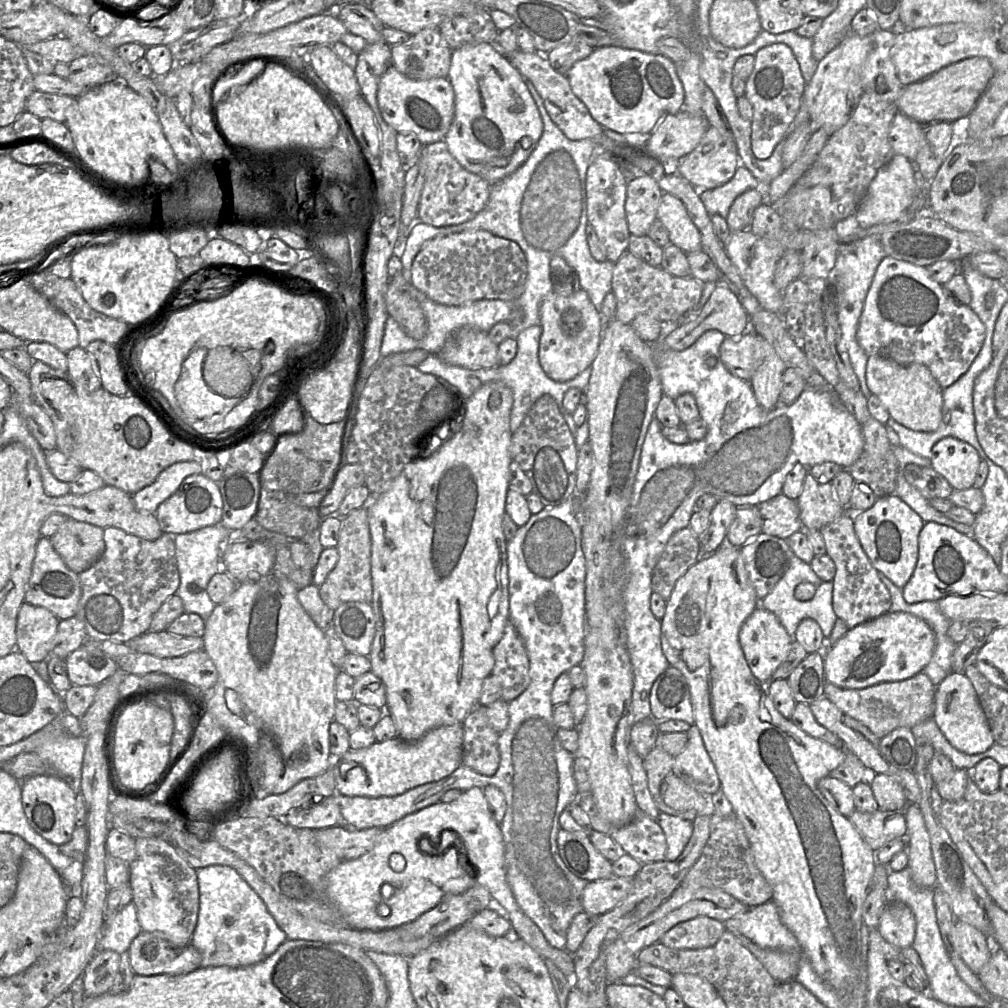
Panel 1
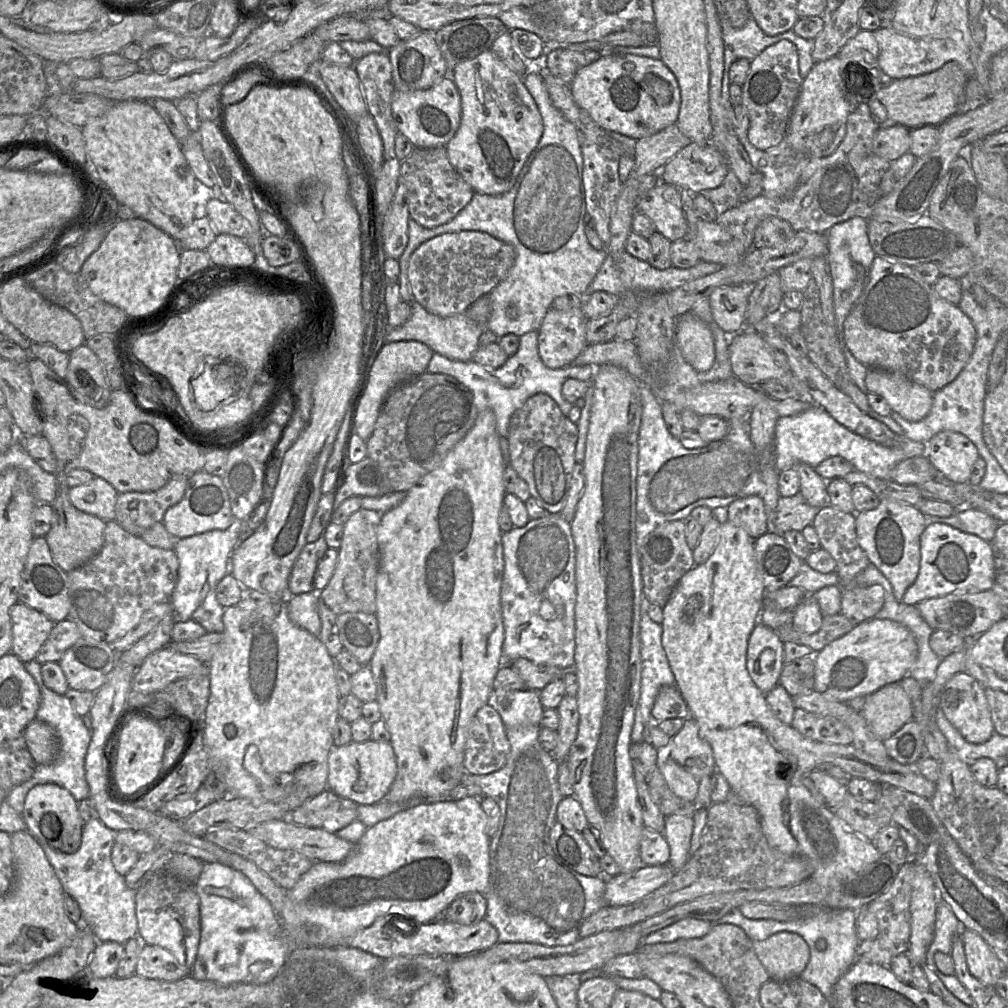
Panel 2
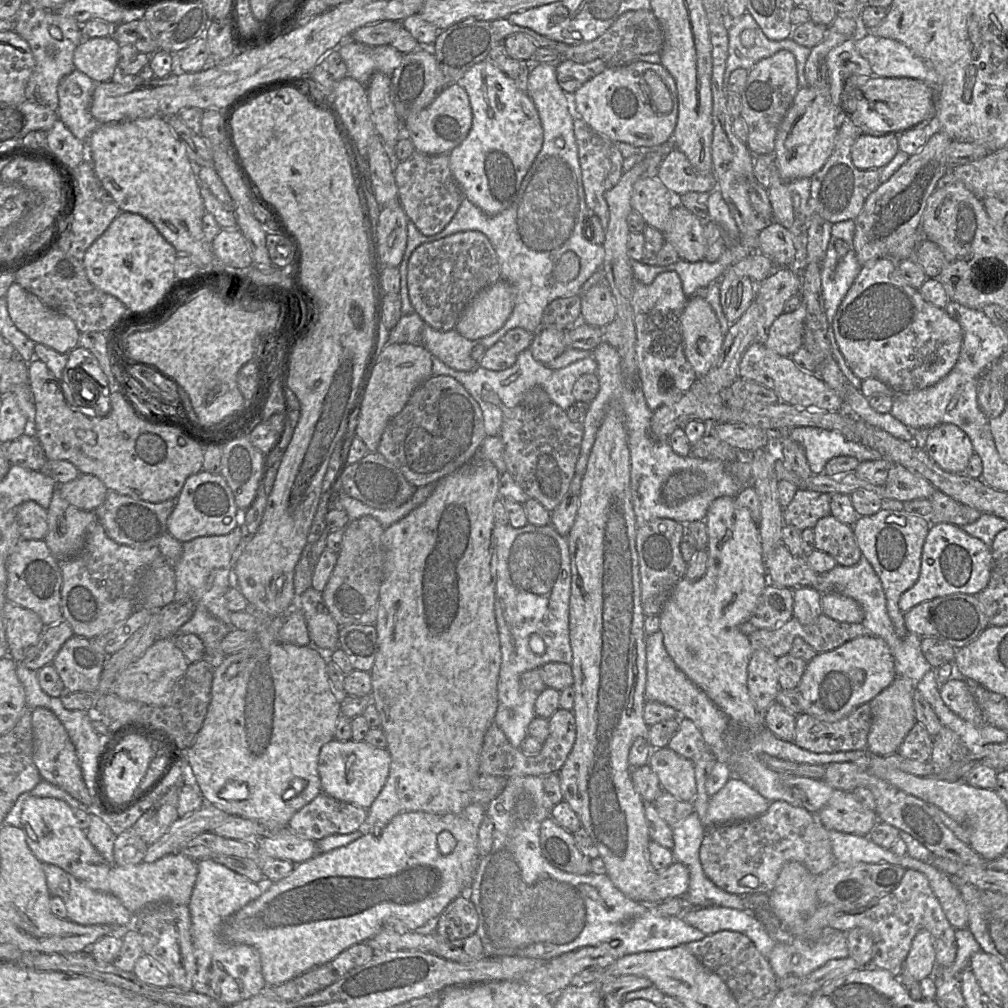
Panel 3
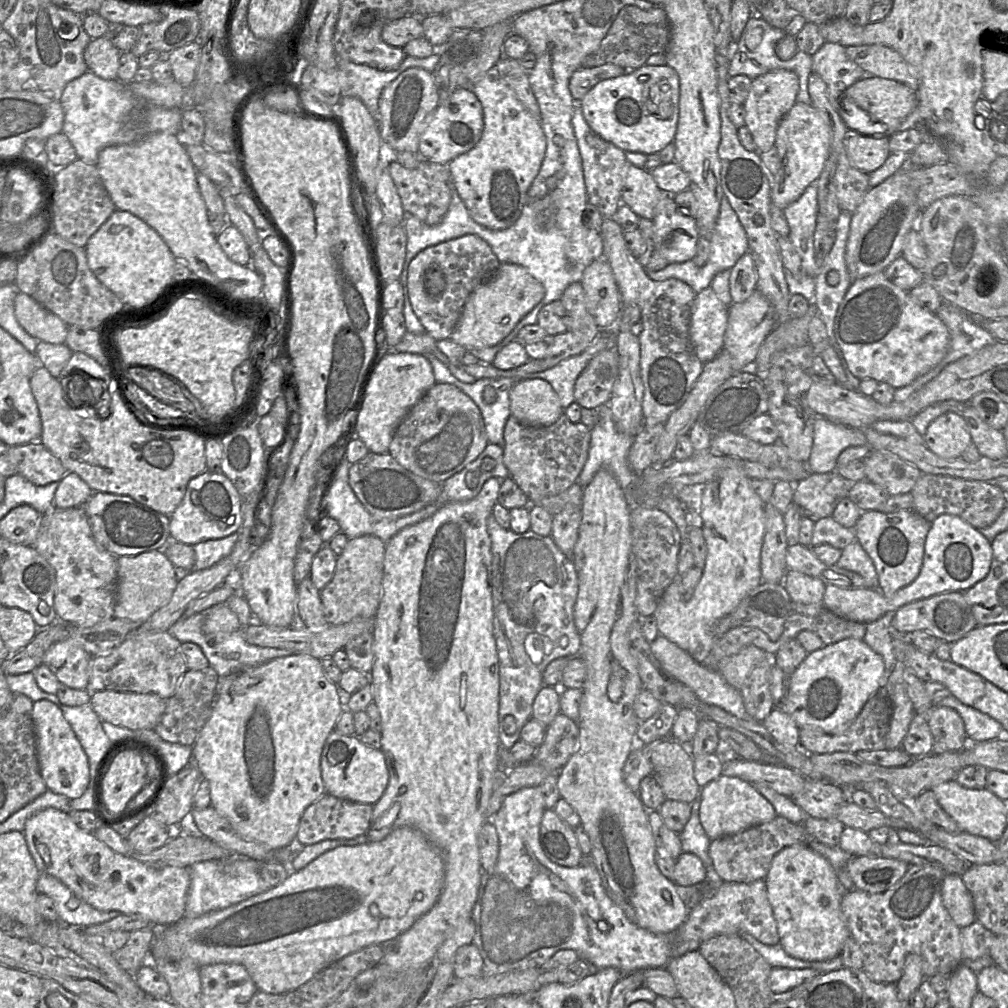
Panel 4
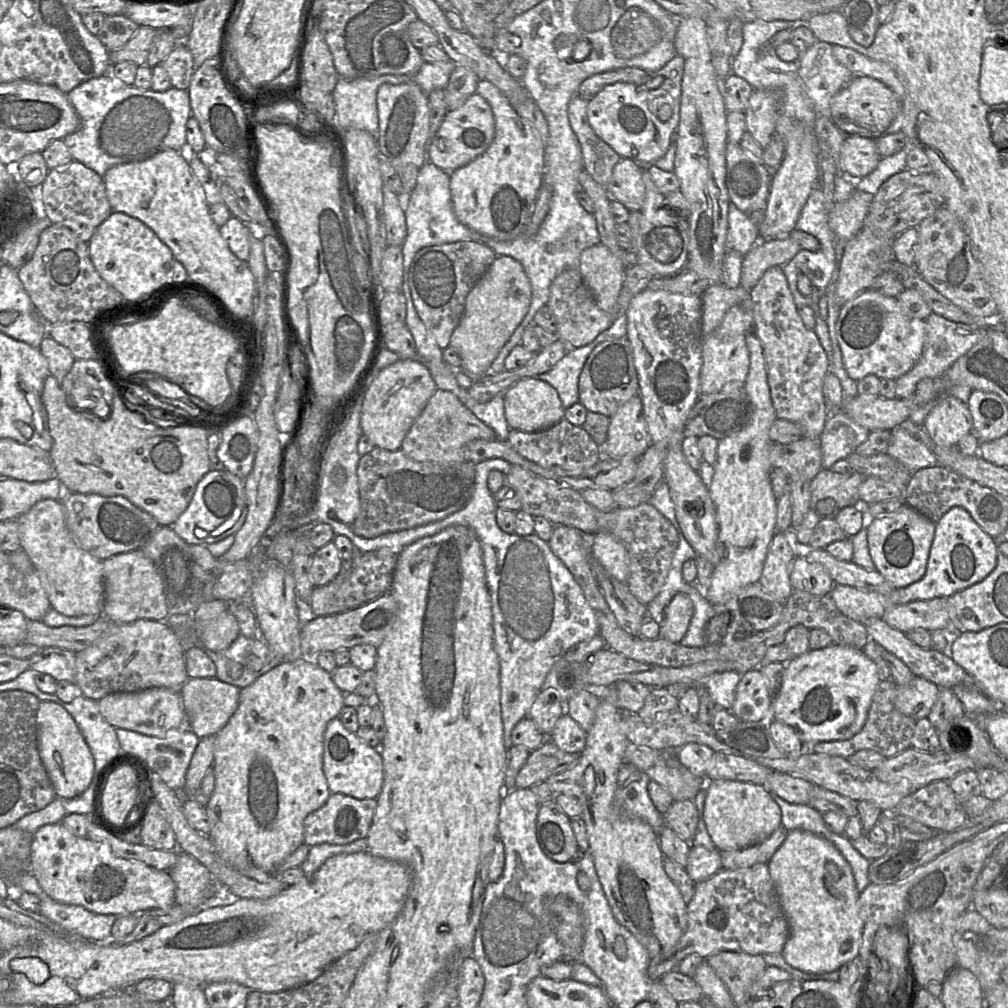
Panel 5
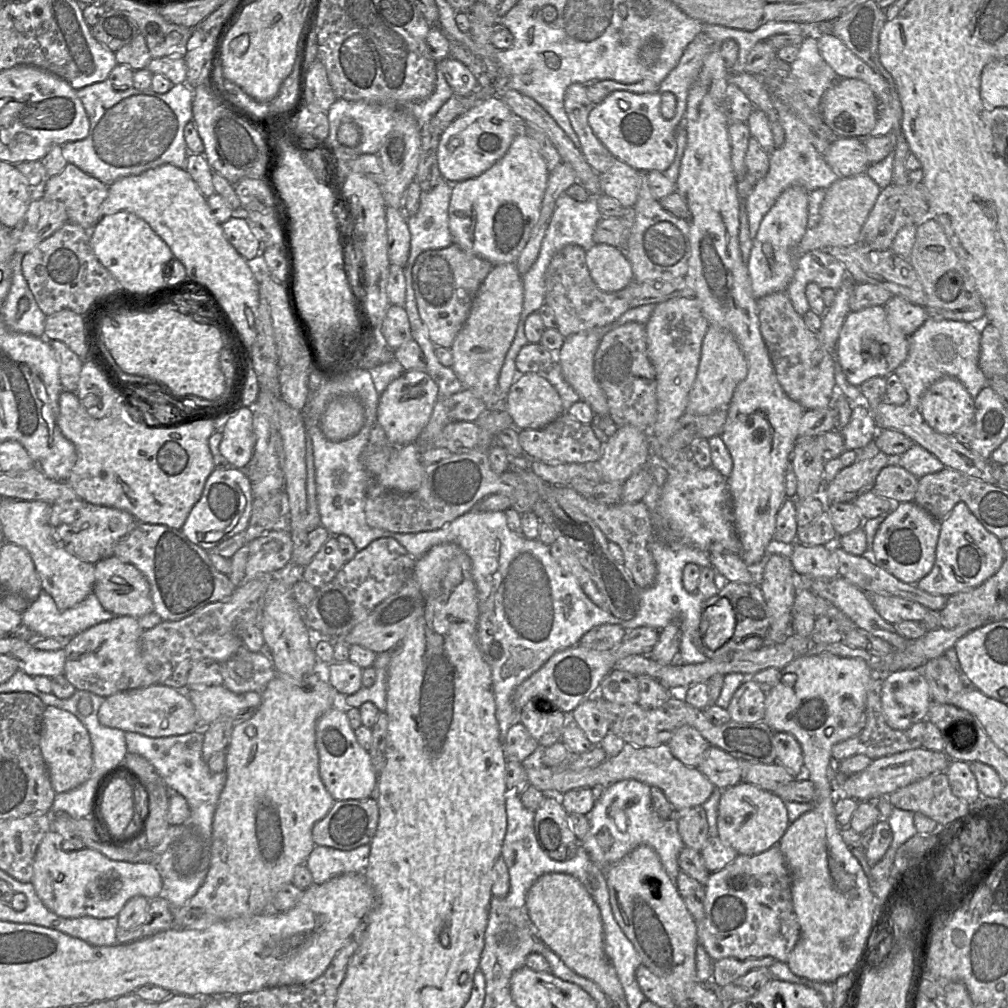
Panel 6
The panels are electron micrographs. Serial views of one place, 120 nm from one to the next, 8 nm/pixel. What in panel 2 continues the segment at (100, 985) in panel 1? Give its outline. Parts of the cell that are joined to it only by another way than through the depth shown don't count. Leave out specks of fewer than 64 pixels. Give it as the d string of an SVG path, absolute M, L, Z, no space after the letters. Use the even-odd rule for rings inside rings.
M114 941L99 942L90 958L87 971L95 978L115 976L124 955L124 944Z

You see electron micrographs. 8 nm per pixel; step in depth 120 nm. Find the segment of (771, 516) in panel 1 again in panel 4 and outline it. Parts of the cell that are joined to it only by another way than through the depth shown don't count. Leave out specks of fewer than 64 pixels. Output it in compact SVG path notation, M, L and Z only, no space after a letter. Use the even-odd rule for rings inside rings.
M835 470L824 474L812 473L794 487L793 503L799 507L802 518L816 523L832 516L838 503L848 497L851 482Z

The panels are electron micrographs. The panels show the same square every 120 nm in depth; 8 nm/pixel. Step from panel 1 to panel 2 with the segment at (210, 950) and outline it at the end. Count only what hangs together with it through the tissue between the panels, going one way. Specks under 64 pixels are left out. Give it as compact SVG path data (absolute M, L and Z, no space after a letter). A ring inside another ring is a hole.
M220 862L204 863L194 887L200 899L201 936L191 976L222 985L265 984L273 980L287 962L292 946L285 938L280 919L269 900L242 872Z

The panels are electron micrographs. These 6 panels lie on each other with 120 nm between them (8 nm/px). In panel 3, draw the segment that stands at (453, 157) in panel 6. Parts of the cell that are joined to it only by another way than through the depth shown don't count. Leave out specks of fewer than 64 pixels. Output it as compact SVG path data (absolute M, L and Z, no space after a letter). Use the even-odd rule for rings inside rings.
M458 83L446 86L435 100L419 111L411 114L403 122L403 135L410 137L415 150L426 155L449 154L455 147L460 145L467 137L472 124L472 110L470 101L465 89Z

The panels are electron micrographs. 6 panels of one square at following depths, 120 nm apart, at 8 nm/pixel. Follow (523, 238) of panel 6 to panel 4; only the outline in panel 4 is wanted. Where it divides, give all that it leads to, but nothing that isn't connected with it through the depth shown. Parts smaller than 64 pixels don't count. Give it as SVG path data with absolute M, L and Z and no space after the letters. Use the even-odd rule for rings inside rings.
M484 75L470 89L482 106L483 132L473 149L448 163L449 171L454 187L471 218L488 229L504 230L511 227L521 215L527 191L545 156L546 138L540 121L529 113L515 93L499 78Z

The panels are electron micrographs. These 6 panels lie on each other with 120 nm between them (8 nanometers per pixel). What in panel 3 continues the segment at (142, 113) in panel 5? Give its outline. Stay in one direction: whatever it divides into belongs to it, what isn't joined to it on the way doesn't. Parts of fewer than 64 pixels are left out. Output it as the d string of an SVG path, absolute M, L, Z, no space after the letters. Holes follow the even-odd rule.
M74 69L74 71L64 76L58 84L58 119L60 119L72 134L81 141L88 141L91 134L100 124L104 124L99 123L90 112L95 88L96 82L77 69Z

